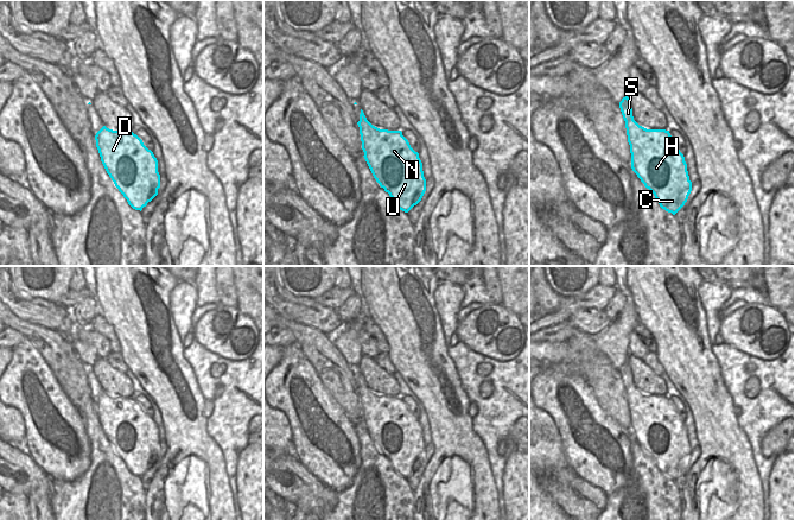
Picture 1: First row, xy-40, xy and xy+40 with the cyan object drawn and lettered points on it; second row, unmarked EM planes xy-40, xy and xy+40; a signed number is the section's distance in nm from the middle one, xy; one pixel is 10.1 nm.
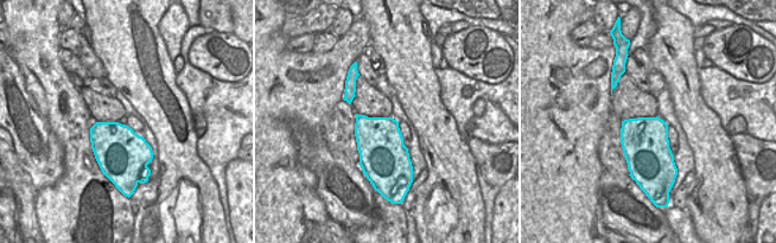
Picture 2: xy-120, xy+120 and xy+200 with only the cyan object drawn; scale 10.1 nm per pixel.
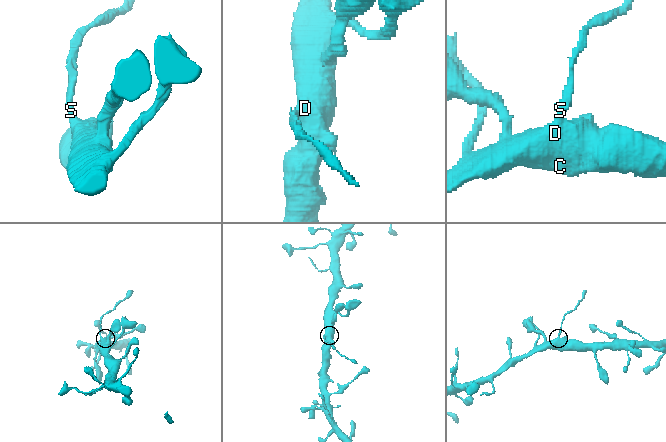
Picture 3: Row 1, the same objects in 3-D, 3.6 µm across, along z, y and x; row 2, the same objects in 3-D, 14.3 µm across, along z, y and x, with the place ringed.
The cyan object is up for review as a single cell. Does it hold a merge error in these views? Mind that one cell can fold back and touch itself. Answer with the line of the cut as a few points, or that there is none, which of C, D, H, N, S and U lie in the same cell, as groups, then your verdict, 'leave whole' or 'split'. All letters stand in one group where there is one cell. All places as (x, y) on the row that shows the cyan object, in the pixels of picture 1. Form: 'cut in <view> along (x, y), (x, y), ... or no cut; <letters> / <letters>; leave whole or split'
cut in xy+40 along (633, 119), (625, 121); C D H N U / S; split

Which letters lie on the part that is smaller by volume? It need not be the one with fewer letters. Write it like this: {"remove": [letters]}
{"remove": ["S"]}

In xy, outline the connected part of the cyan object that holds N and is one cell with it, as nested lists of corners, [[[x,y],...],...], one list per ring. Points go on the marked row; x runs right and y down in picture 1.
[[[368,120],[358,121],[364,159],[394,204],[408,213],[425,191],[422,163],[401,131],[380,129]]]

